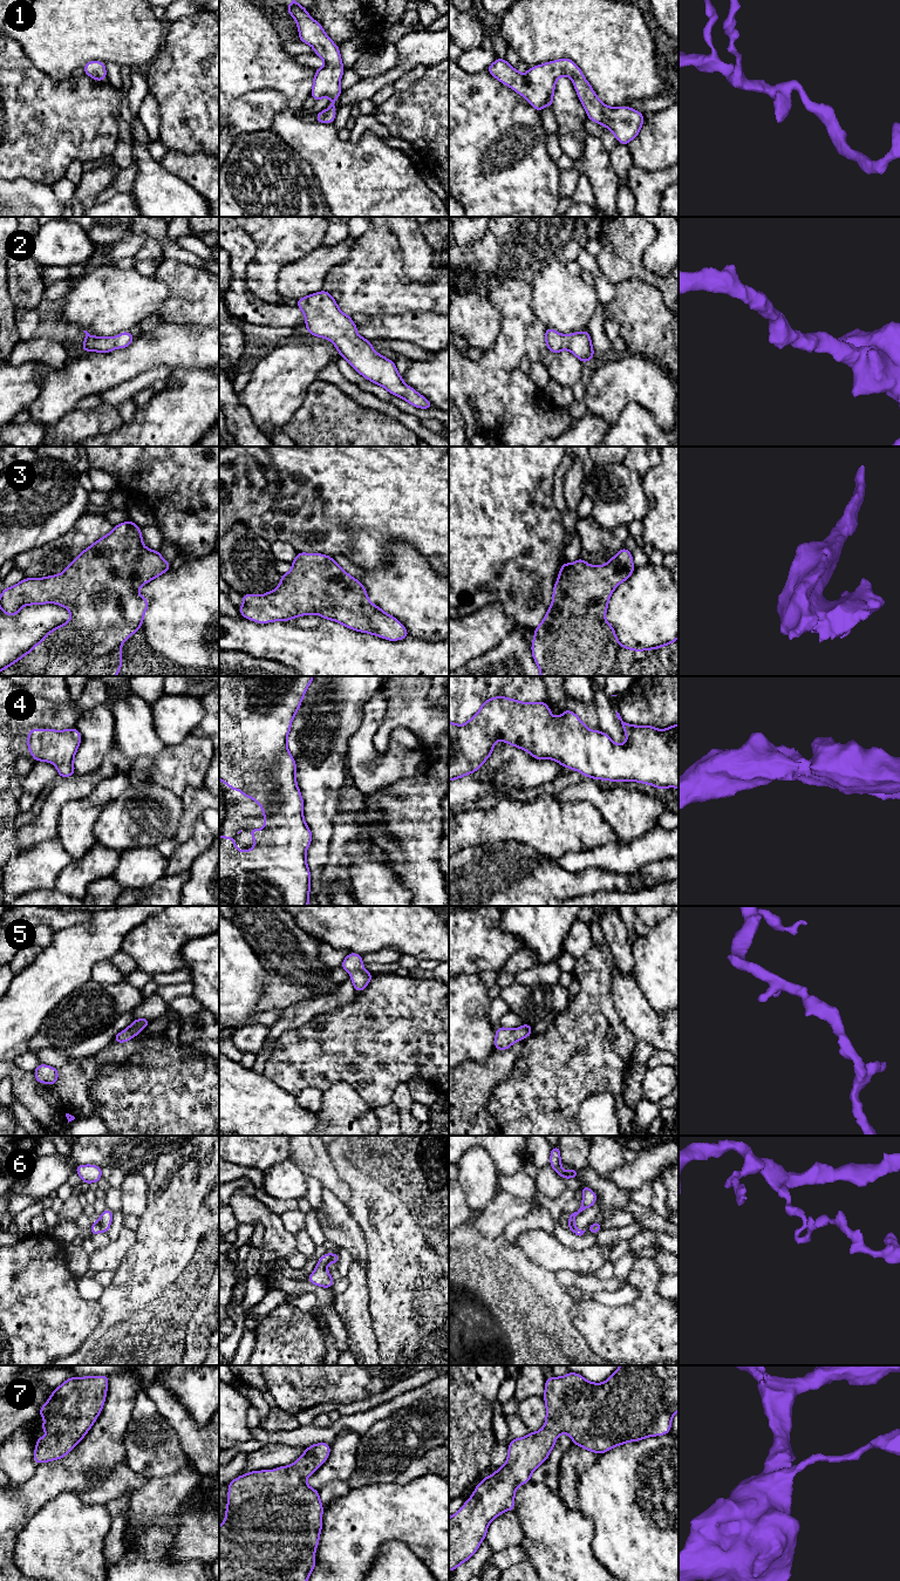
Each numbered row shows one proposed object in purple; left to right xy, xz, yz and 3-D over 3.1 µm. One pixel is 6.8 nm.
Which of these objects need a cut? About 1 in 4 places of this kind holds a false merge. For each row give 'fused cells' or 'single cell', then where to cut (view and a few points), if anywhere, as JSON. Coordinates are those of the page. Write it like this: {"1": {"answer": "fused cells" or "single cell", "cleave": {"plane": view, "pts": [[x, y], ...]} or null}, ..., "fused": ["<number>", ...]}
{"1": {"answer": "single cell", "cleave": null}, "2": {"answer": "single cell", "cleave": null}, "3": {"answer": "single cell", "cleave": null}, "4": {"answer": "single cell", "cleave": null}, "5": {"answer": "single cell", "cleave": null}, "6": {"answer": "fused cells", "cleave": {"plane": "xy", "pts": [[97, 1221], [101, 1231]]}}, "7": {"answer": "single cell", "cleave": null}, "fused": ["6"]}

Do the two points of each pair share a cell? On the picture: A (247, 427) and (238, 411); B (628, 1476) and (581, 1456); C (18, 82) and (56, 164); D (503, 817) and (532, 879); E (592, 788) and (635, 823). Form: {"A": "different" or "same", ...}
{"A": "same", "B": "different", "C": "same", "D": "different", "E": "same"}

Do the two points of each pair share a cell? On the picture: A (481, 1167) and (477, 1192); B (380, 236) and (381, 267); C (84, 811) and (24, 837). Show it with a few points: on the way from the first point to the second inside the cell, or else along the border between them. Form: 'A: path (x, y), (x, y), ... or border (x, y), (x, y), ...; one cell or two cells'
A: path (478, 1173), (478, 1186); one cell
B: path (380, 244), (380, 259); one cell
C: border (73, 799), (68, 801), (61, 809), (56, 837); two cells

